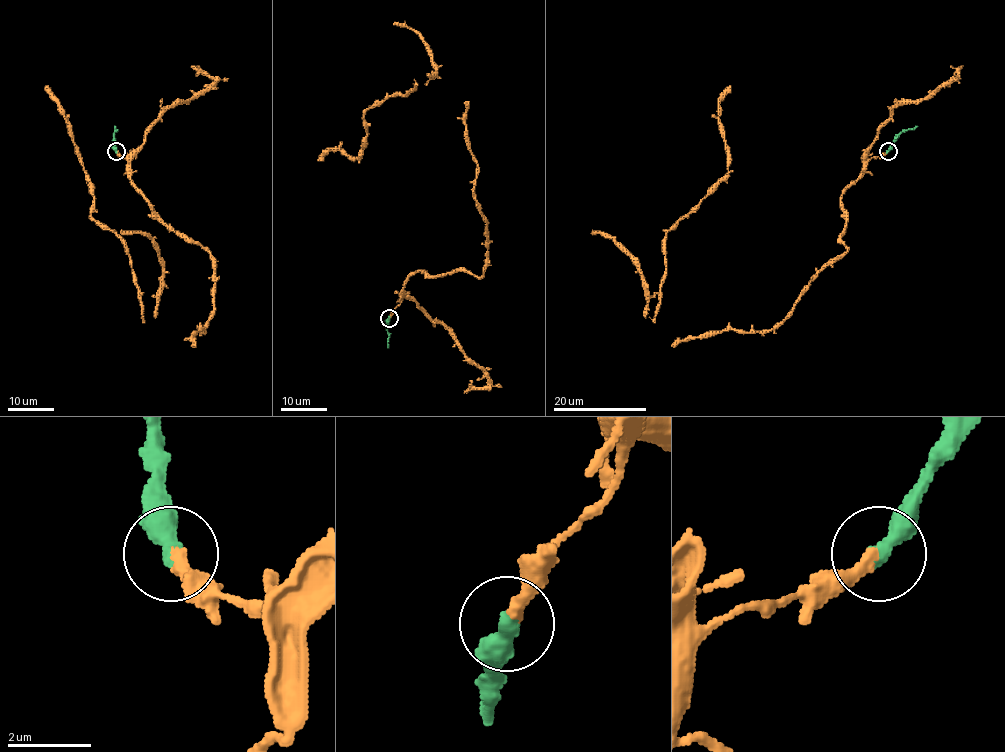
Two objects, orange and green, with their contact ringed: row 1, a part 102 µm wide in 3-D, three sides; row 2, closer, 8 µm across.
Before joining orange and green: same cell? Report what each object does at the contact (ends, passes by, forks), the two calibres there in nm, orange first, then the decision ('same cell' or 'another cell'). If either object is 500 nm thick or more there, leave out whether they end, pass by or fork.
orange ends | green ends | 300/480 nm | same cell

